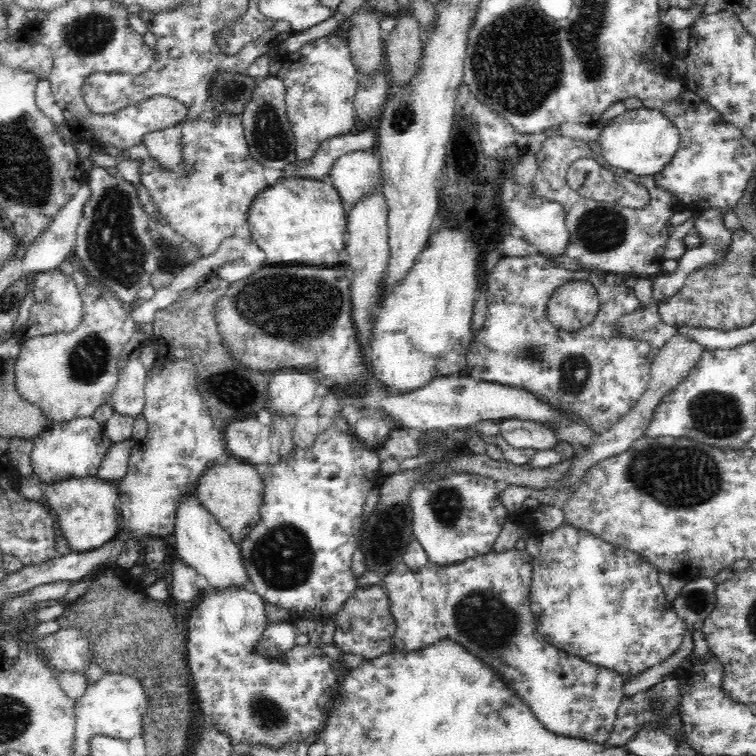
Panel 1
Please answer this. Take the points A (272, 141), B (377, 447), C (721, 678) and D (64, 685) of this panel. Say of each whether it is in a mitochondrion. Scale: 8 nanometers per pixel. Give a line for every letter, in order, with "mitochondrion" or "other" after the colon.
A: mitochondrion
B: other
C: other
D: other

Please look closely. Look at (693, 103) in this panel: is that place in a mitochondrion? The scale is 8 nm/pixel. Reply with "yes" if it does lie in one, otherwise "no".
no

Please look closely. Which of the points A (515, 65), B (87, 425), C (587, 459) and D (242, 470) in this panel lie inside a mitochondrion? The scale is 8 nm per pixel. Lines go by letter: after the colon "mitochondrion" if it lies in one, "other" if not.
A: mitochondrion
B: other
C: other
D: other

